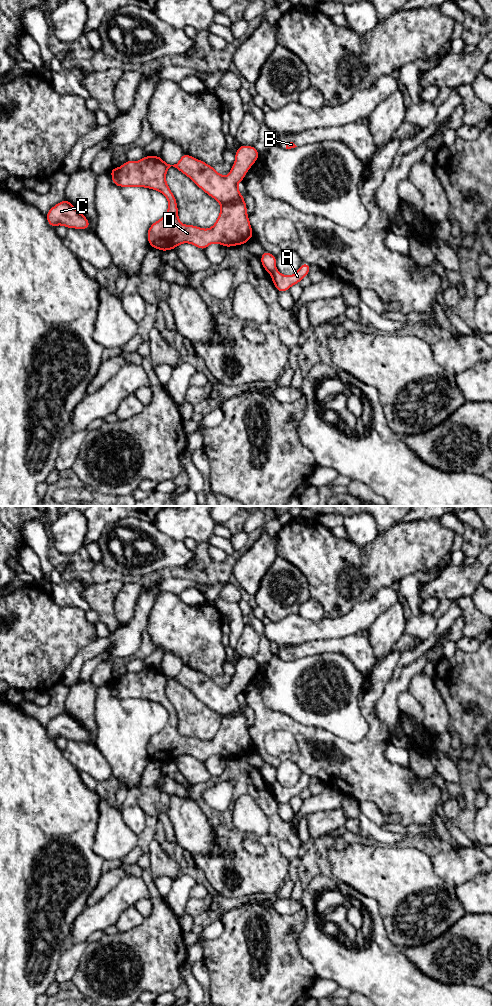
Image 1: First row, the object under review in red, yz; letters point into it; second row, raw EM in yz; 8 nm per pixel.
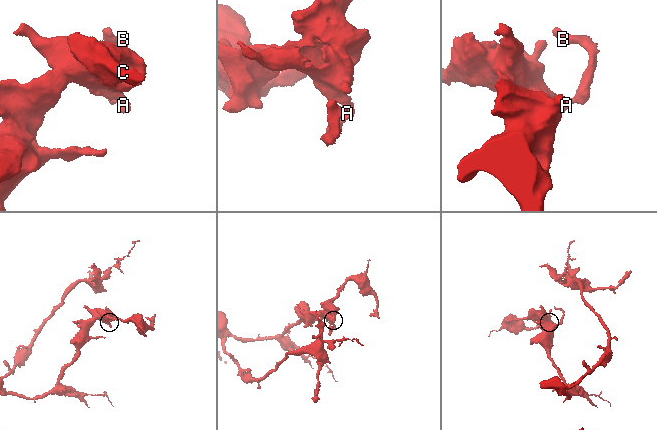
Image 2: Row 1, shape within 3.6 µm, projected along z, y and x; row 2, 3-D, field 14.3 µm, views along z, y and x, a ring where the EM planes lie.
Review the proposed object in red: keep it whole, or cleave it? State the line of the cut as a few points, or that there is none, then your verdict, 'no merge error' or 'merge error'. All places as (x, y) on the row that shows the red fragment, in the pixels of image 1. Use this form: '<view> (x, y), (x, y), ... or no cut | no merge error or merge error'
yz (275, 269), (271, 274) | merge error

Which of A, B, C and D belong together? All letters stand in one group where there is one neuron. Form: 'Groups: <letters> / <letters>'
Groups: A B / C D

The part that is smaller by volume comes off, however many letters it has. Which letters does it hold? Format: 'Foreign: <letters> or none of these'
Foreign: A, B

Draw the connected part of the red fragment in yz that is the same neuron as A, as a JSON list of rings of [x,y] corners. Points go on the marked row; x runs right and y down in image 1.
[[[302,263],[297,272],[293,275],[283,275],[278,270],[275,270],[272,274],[272,282],[279,293],[288,291],[294,284],[300,283],[302,279],[308,276],[310,270],[310,264]]]

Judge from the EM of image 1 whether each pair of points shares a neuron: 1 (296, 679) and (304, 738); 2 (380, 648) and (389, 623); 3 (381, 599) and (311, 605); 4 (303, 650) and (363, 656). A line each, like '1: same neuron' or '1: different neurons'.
1: different neurons
2: same neuron
3: different neurons
4: same neuron

